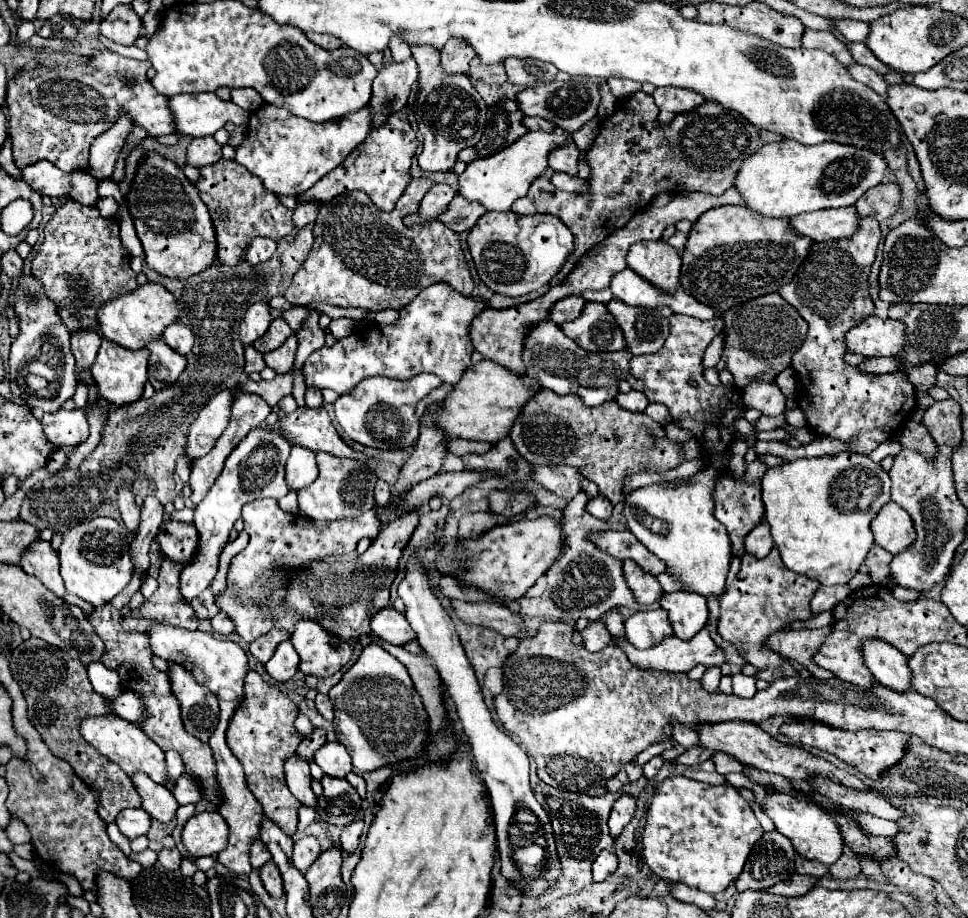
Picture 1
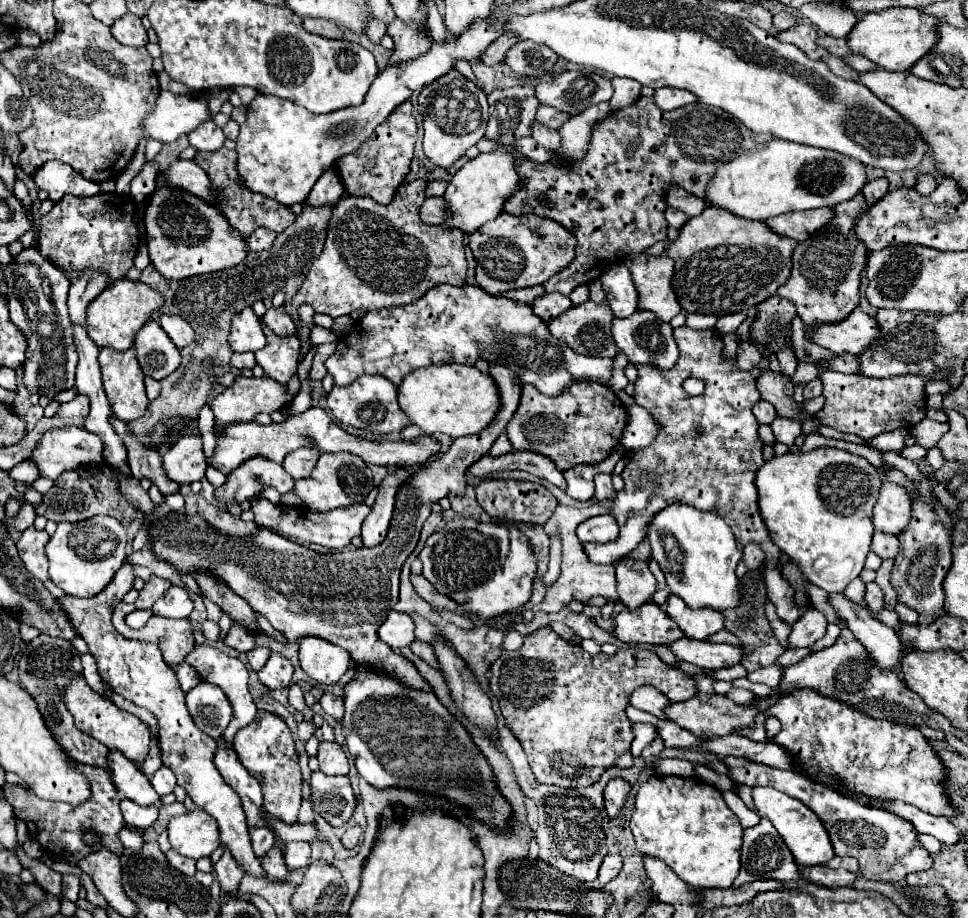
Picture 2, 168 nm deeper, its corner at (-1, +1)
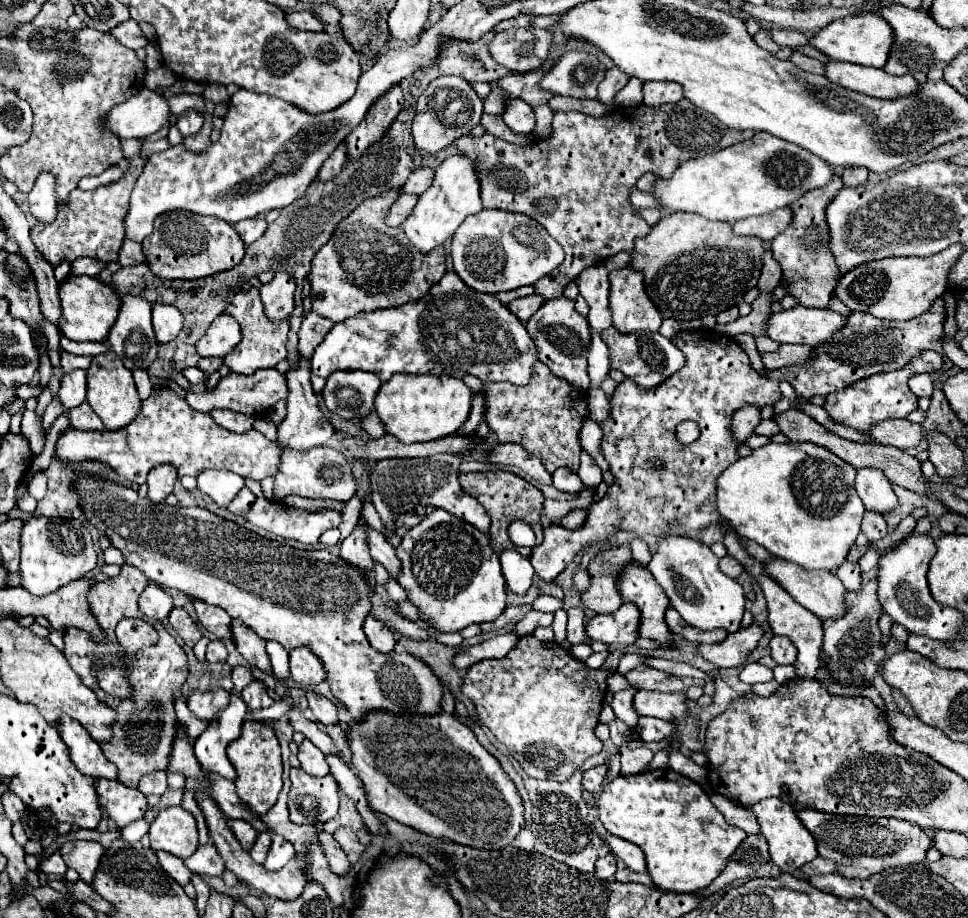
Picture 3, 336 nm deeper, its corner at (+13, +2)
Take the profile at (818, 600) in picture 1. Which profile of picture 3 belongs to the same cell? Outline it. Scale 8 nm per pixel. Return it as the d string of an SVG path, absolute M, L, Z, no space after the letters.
M772 637L770 639L770 655L778 665L792 665L796 661L796 647L786 639L786 637Z

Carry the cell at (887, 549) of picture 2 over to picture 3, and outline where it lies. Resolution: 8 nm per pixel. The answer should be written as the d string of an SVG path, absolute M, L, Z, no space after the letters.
M866 511L866 513L864 513L864 519L862 519L862 531L866 533L866 537L868 537L870 541L884 539L886 533L888 533L884 515L878 513L878 511Z

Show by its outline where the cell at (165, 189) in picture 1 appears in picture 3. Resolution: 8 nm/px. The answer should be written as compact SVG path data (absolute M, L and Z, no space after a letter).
M172 211L160 215L154 221L154 233L142 243L142 247L152 273L162 279L200 279L228 271L242 261L246 249L230 223L188 211Z

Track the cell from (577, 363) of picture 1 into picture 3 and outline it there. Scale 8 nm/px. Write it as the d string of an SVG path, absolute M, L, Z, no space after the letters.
M448 271L418 301L336 323L310 363L318 377L328 377L336 369L364 369L376 373L382 381L388 381L392 373L432 373L458 379L474 375L482 381L526 385L536 359L536 347L526 327L498 299L472 291L454 271Z

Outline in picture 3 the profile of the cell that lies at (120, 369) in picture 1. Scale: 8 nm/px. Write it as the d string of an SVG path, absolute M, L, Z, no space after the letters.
M114 351L94 357L94 361L88 369L88 403L92 405L94 413L102 419L104 427L110 431L126 427L140 413L142 401L138 397L132 373L124 367L124 363L118 359L118 355L114 355Z

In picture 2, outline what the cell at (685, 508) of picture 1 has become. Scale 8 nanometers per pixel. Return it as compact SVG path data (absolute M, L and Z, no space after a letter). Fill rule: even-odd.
M674 502L652 516L646 538L652 546L652 558L666 576L670 592L680 596L690 608L710 606L720 612L740 604L740 578L734 574L734 566L742 558L742 552L736 548L730 526L720 516L696 510L684 502ZM662 534L670 534L676 540L674 548L664 548Z

